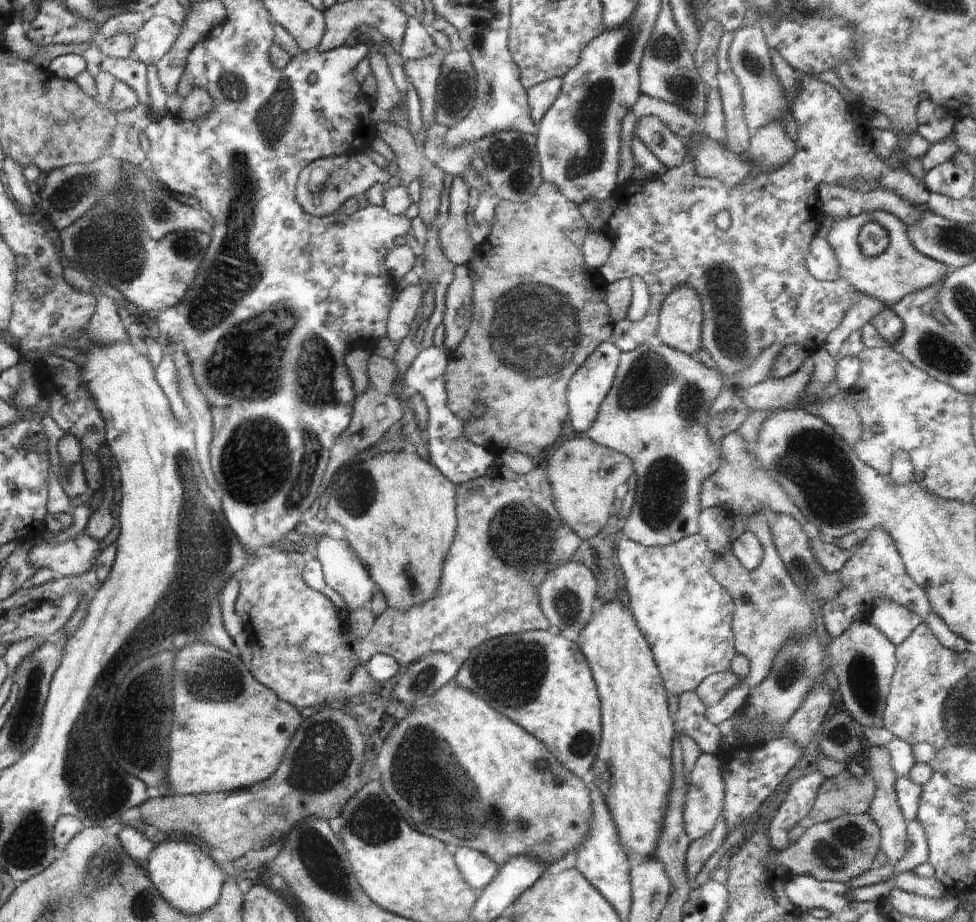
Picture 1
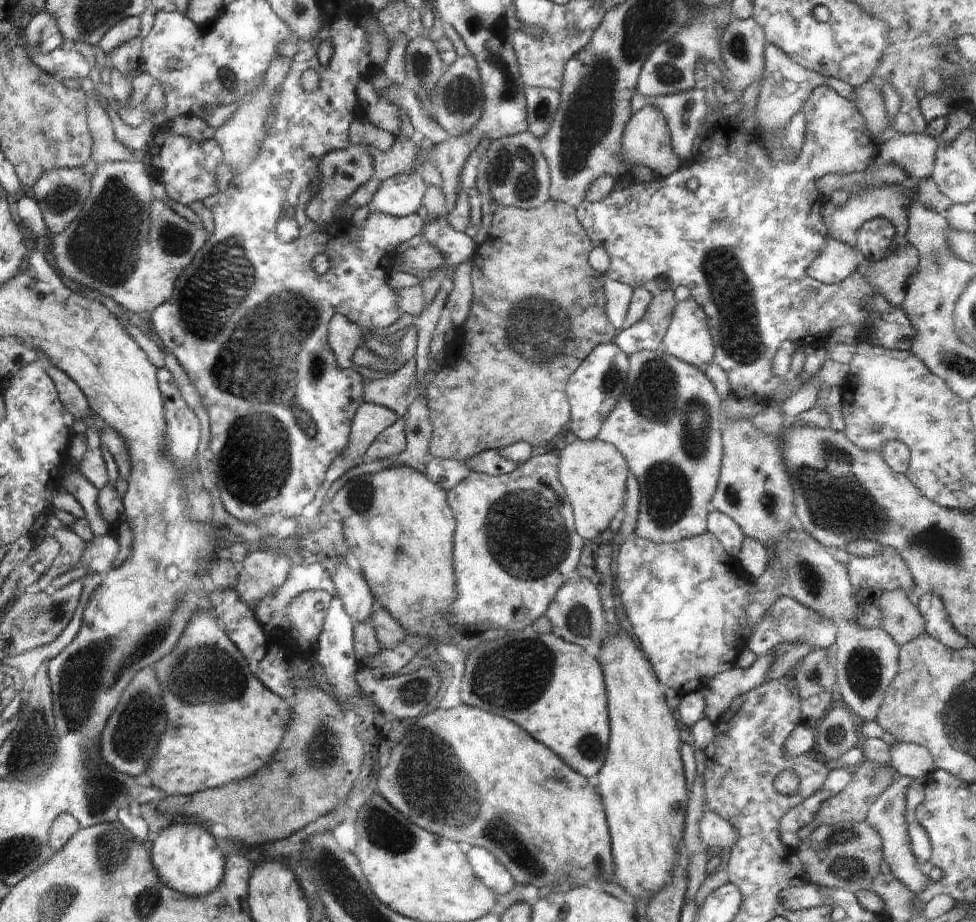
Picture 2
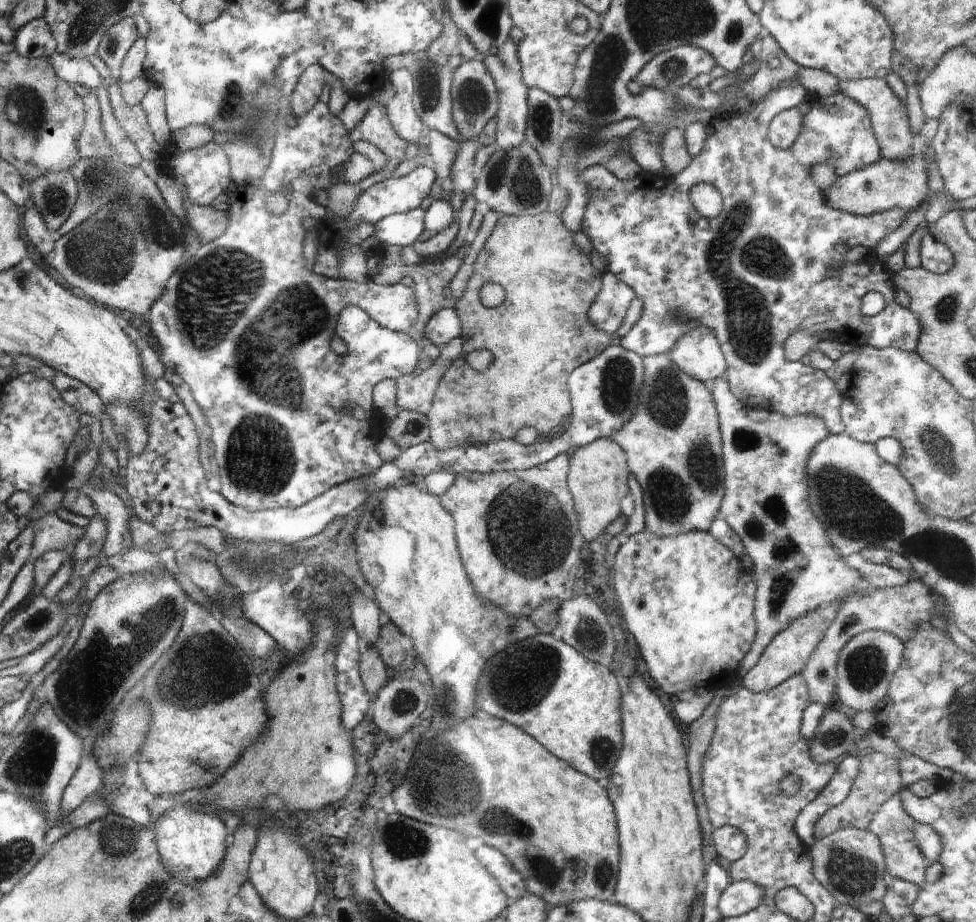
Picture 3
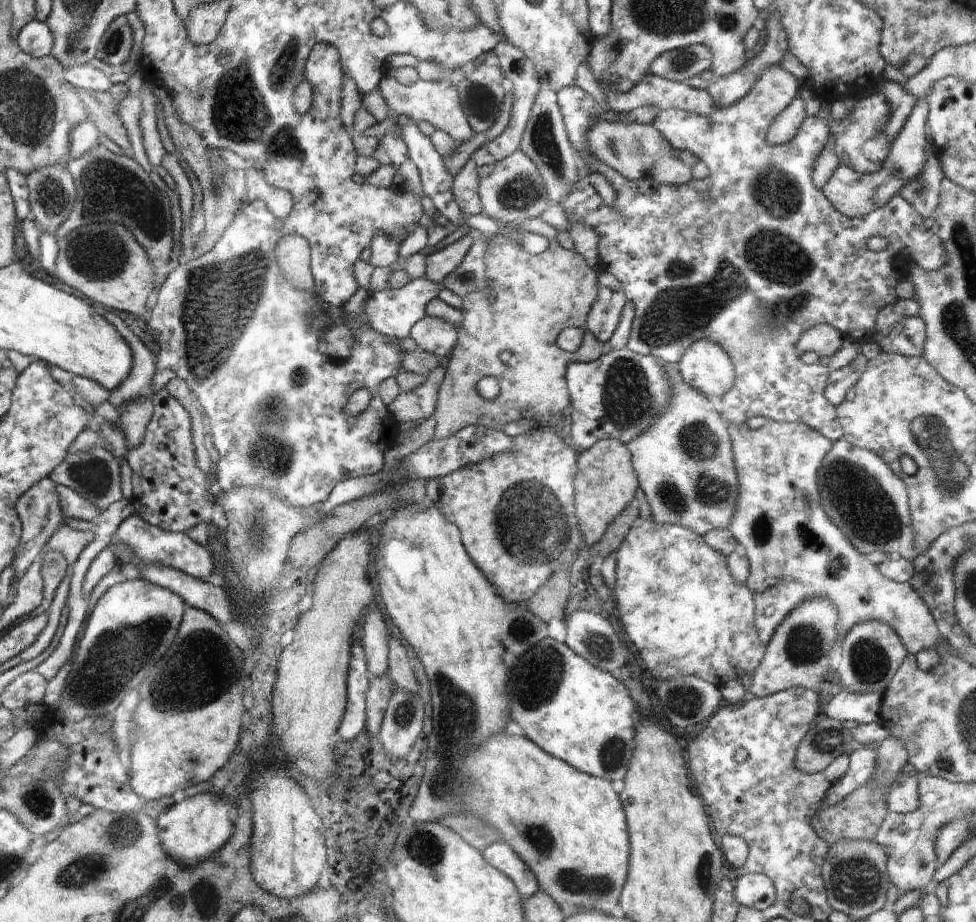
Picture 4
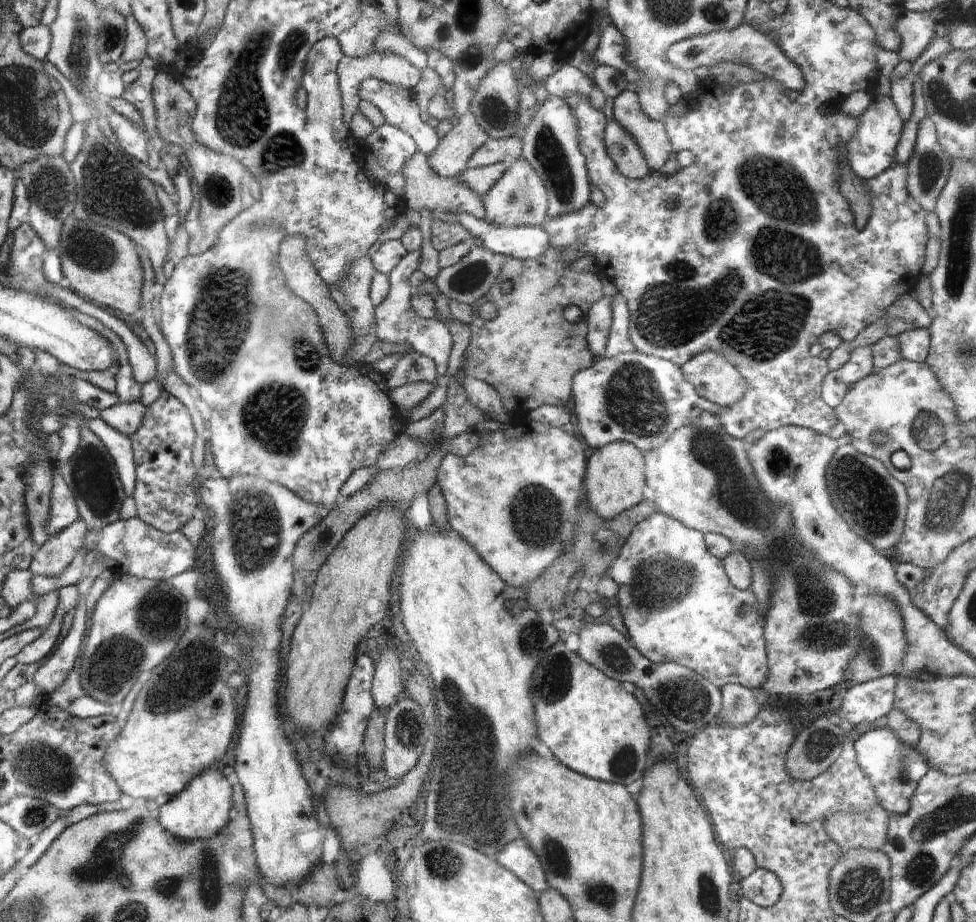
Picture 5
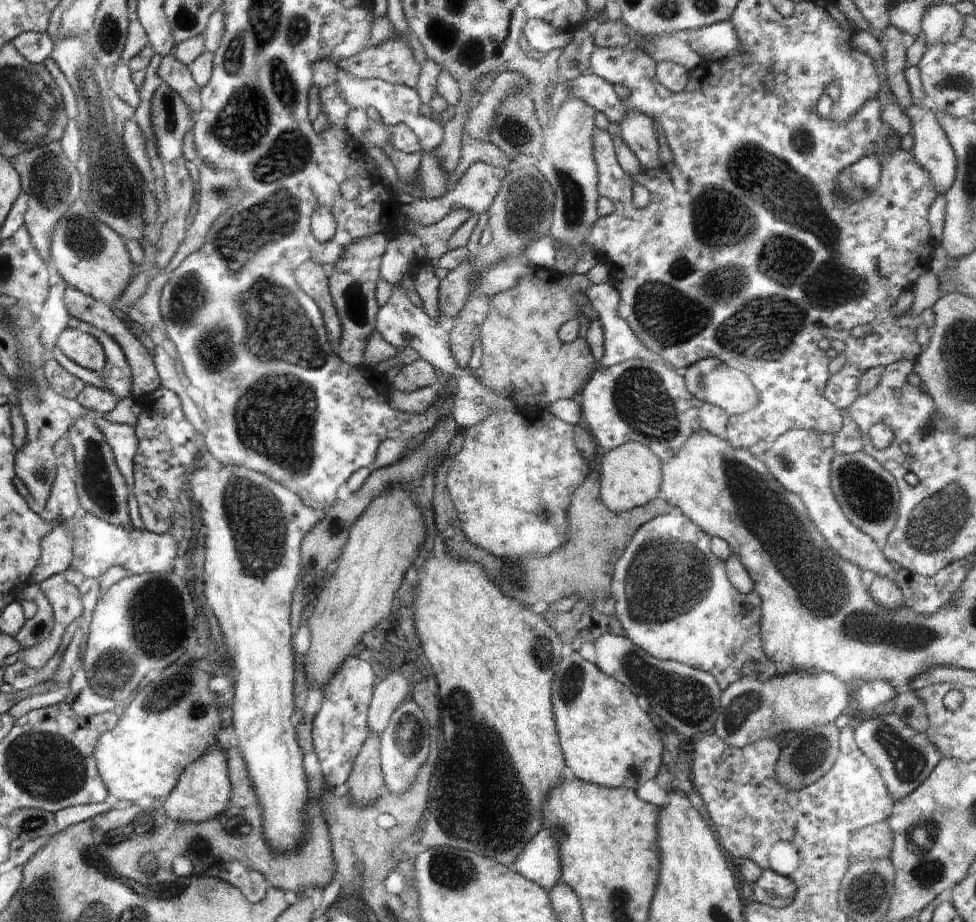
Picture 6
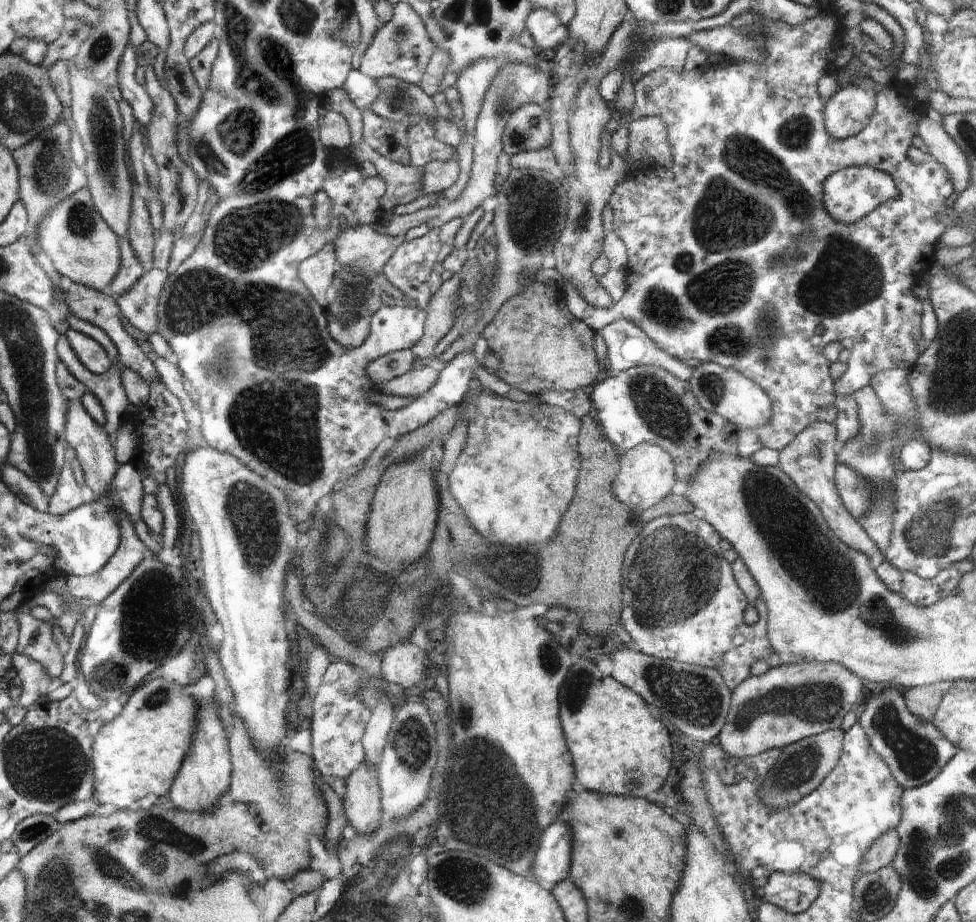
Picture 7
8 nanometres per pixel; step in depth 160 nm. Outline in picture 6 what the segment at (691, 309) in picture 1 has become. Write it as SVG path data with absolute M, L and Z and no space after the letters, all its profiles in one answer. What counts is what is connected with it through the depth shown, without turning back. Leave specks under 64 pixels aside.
M713 357L704 358L696 364L692 364L687 368L683 376L686 390L696 396L702 402L722 408L729 416L740 415L753 408L758 402L757 392L750 383L748 376L740 370L728 367L726 363L715 360Z

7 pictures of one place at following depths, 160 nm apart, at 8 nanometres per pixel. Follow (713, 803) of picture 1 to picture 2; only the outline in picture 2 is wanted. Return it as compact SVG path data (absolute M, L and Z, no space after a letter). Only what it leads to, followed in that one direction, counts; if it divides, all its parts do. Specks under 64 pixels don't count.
M705 808L699 822L700 838L712 852L732 848L740 838L739 832L724 817Z

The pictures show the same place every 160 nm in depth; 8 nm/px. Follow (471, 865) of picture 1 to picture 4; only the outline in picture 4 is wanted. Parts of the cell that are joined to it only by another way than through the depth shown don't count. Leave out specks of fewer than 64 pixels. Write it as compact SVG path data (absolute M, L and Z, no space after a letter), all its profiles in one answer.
M498 840L488 845L481 854L488 864L512 879L521 894L522 900L525 901L539 890L535 874L506 841Z

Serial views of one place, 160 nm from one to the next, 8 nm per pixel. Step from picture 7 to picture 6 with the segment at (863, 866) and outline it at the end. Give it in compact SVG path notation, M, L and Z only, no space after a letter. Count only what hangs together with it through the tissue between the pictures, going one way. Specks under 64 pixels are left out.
M882 820L854 830L848 842L848 852L851 859L890 859L892 844L892 830L886 820Z

